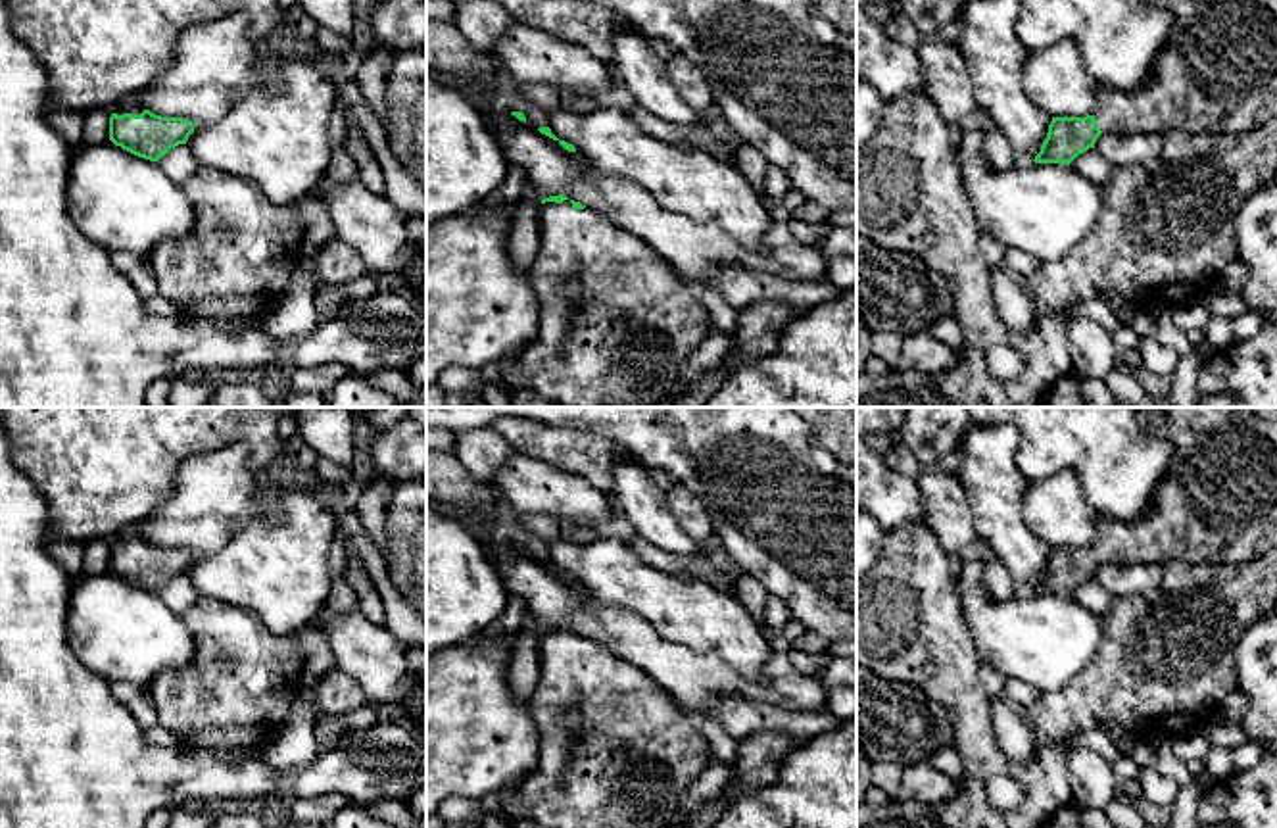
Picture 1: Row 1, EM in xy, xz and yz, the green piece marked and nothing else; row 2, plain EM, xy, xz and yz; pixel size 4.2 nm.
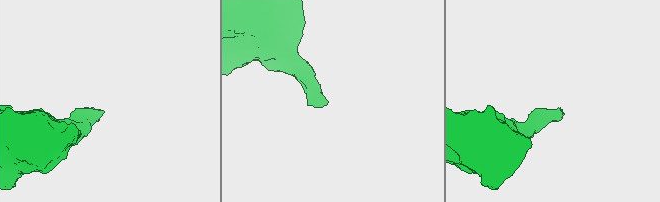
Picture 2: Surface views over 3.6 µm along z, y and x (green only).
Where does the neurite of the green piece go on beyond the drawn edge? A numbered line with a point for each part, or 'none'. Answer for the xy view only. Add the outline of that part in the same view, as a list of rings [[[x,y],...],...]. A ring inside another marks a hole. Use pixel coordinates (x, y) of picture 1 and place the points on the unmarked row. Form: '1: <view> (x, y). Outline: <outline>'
1: xy (131, 535). Outline: [[[129,526],[111,538],[111,544],[123,546],[133,544],[140,546],[144,542],[142,532],[136,526]]]

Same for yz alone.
1: yz (1218, 504). Outline: [[[1137,407],[1137,419],[1169,440],[1175,457],[1146,515],[1131,523],[1096,517],[1091,546],[1104,565],[1242,565],[1277,548],[1277,407]]]

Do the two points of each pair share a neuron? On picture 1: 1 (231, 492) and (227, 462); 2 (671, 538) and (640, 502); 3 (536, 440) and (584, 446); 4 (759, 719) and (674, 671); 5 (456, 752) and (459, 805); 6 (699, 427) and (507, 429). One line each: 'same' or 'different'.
1: same
2: same
3: same
4: different
5: different
6: different

